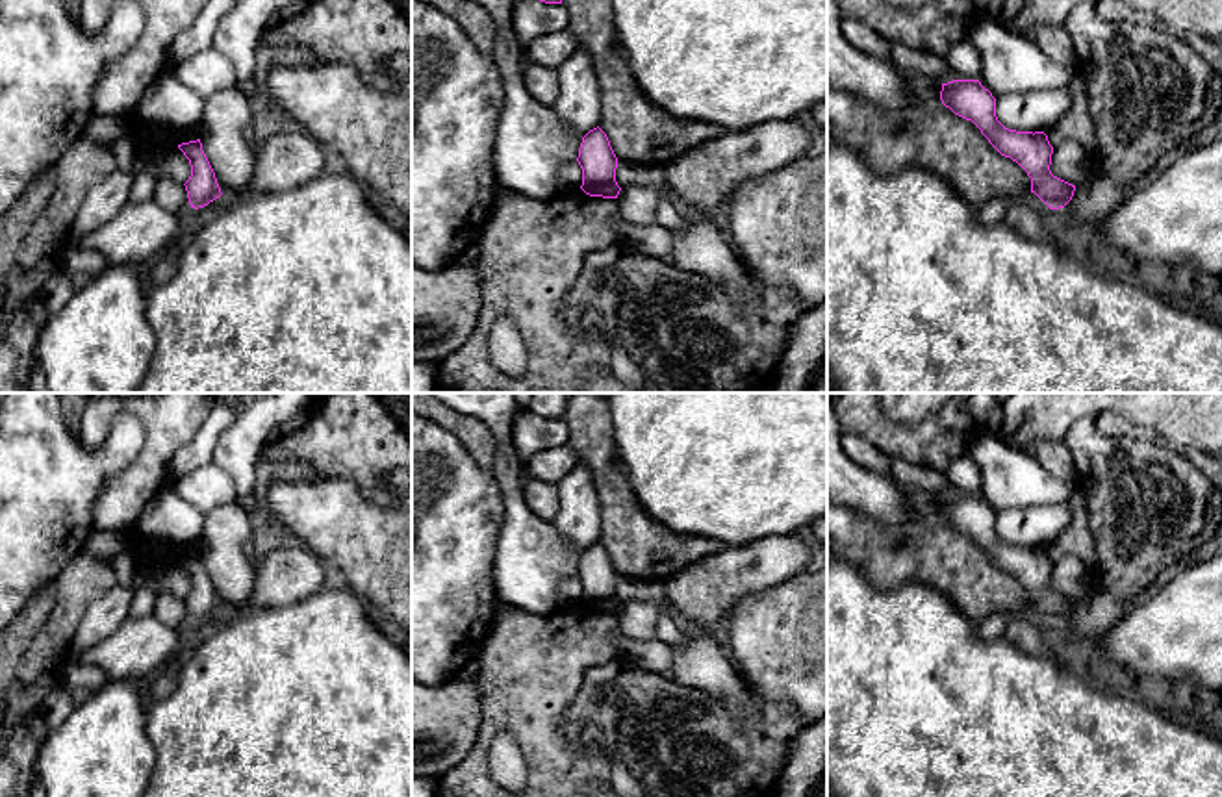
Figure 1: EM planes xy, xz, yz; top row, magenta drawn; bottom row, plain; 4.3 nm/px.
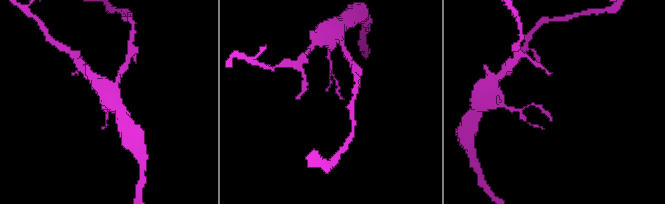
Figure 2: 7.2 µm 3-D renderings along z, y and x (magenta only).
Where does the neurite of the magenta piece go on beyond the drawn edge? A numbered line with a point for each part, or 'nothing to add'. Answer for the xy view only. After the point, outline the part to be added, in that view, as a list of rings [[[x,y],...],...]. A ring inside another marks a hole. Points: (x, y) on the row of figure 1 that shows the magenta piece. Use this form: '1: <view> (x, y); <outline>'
nothing to add

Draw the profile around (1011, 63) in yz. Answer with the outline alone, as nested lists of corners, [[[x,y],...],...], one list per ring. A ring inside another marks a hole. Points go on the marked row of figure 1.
[[[985,15],[975,19],[962,41],[977,50],[979,82],[996,100],[1007,95],[1070,87],[1079,76],[1077,69],[1053,61],[1029,37]]]

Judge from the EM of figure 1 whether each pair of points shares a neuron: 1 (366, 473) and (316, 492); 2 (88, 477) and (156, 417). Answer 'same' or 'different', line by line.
1: different
2: different

